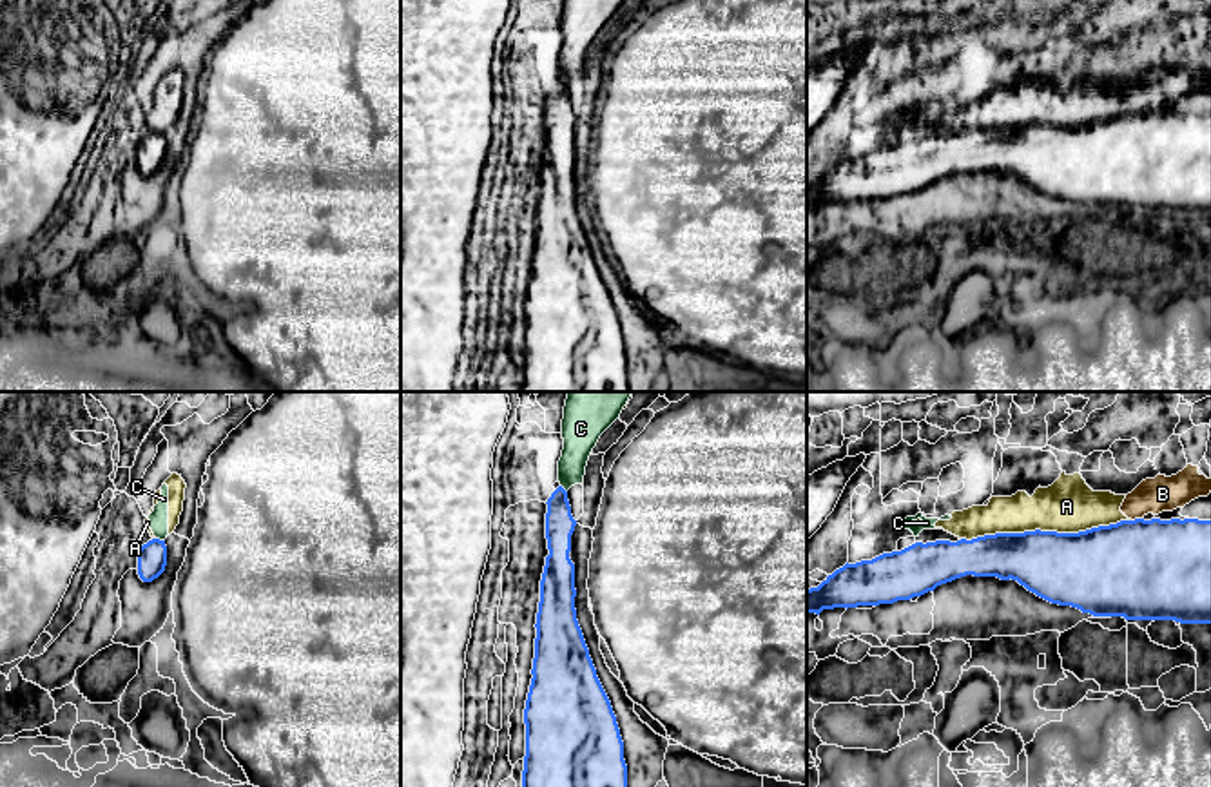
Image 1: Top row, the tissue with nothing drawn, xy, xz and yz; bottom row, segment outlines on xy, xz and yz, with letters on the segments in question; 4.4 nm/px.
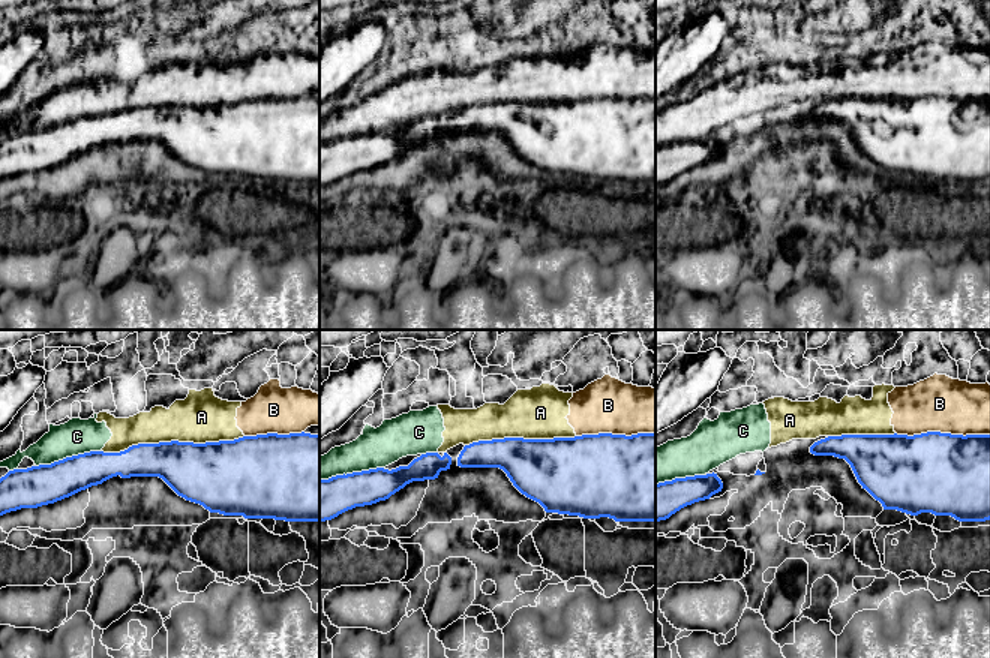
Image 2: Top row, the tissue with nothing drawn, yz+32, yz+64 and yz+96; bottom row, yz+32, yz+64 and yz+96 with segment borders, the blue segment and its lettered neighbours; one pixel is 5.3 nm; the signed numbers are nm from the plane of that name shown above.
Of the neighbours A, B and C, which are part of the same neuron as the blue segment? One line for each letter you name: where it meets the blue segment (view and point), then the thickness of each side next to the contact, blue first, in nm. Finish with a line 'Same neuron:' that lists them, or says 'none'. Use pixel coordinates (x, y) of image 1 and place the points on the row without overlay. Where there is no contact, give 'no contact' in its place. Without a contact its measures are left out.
Same neuron: none

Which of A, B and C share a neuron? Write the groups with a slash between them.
A B C

